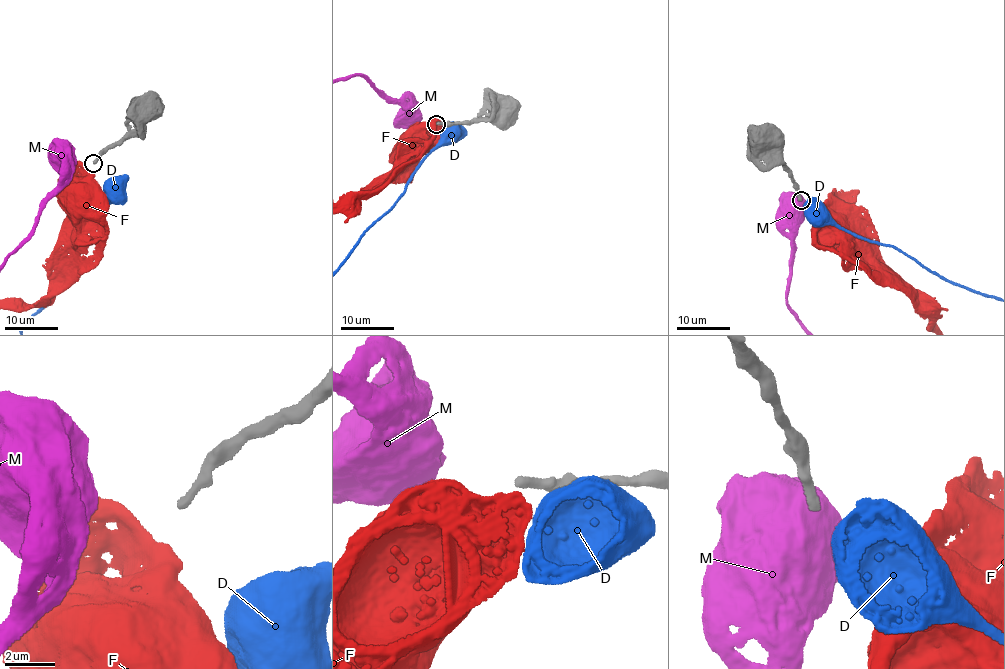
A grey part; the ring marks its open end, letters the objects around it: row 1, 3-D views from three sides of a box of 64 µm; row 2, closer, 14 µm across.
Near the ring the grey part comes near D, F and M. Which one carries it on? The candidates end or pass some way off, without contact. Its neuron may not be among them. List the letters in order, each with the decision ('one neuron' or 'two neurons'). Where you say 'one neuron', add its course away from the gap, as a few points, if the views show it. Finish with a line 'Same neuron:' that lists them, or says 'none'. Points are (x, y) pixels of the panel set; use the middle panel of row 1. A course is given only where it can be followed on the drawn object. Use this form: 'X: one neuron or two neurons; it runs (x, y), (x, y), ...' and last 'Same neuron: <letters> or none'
D: two neurons
F: two neurons
M: two neurons
Same neuron: none

